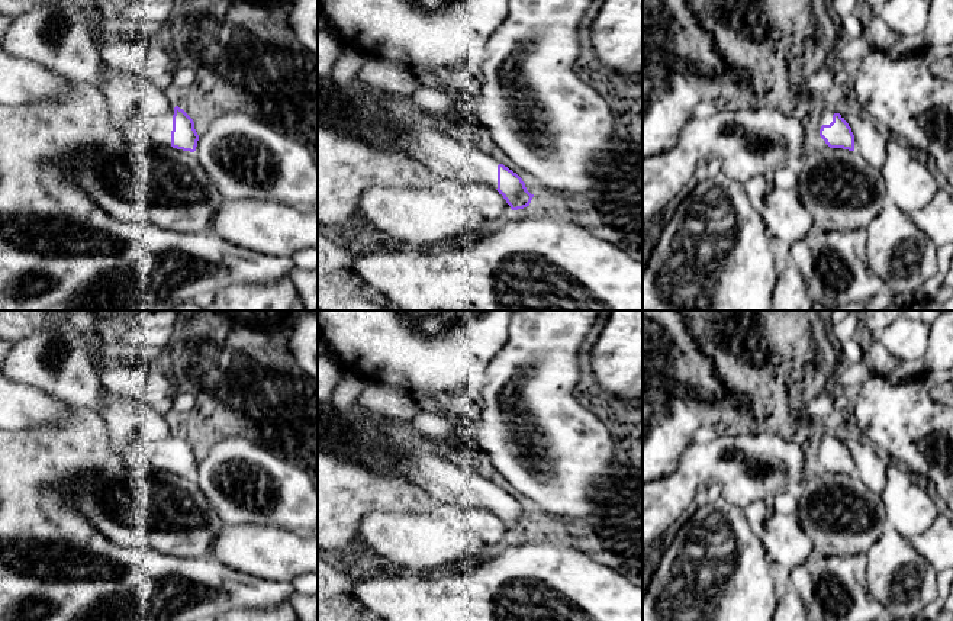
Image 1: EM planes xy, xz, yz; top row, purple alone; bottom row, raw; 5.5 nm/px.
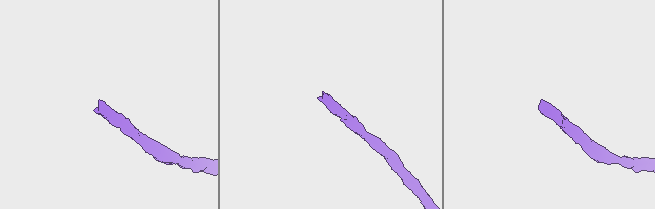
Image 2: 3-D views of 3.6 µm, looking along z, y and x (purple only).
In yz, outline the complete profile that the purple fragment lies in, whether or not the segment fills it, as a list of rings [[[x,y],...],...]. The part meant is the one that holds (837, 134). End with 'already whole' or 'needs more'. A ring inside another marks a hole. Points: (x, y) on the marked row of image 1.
[[[821,106],[818,133],[824,147],[854,151],[854,135],[851,128],[837,109]]]; needs more

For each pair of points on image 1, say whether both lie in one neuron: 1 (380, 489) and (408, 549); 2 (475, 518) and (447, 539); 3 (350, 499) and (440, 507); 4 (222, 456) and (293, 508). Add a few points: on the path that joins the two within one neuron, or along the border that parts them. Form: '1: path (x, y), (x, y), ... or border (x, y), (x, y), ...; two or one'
1: border (425, 512), (372, 511), (359, 525); two
2: border (469, 528), (489, 547); two
3: border (434, 499), (431, 511); two
4: path (244, 457), (269, 469), (282, 486); one

